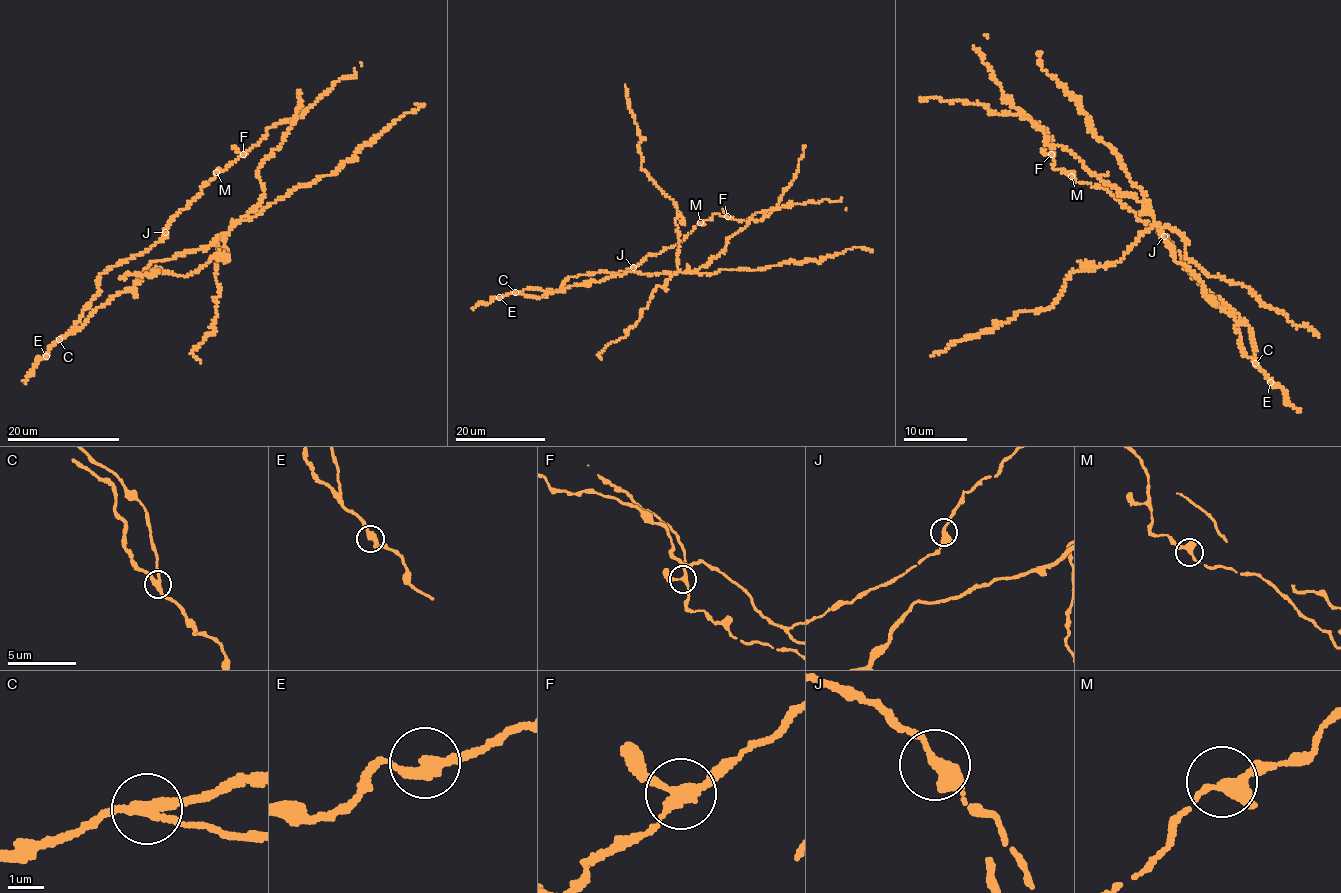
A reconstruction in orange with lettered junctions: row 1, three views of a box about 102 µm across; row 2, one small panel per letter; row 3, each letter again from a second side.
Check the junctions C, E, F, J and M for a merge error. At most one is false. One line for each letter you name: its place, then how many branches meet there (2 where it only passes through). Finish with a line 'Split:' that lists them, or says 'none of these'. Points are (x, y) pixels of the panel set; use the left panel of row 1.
C: (59, 339) | 3
Split: C

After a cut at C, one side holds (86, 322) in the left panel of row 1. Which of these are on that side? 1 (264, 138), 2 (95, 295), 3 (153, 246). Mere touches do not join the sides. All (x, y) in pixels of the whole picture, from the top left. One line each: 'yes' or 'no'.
1: no
2: no
3: no

